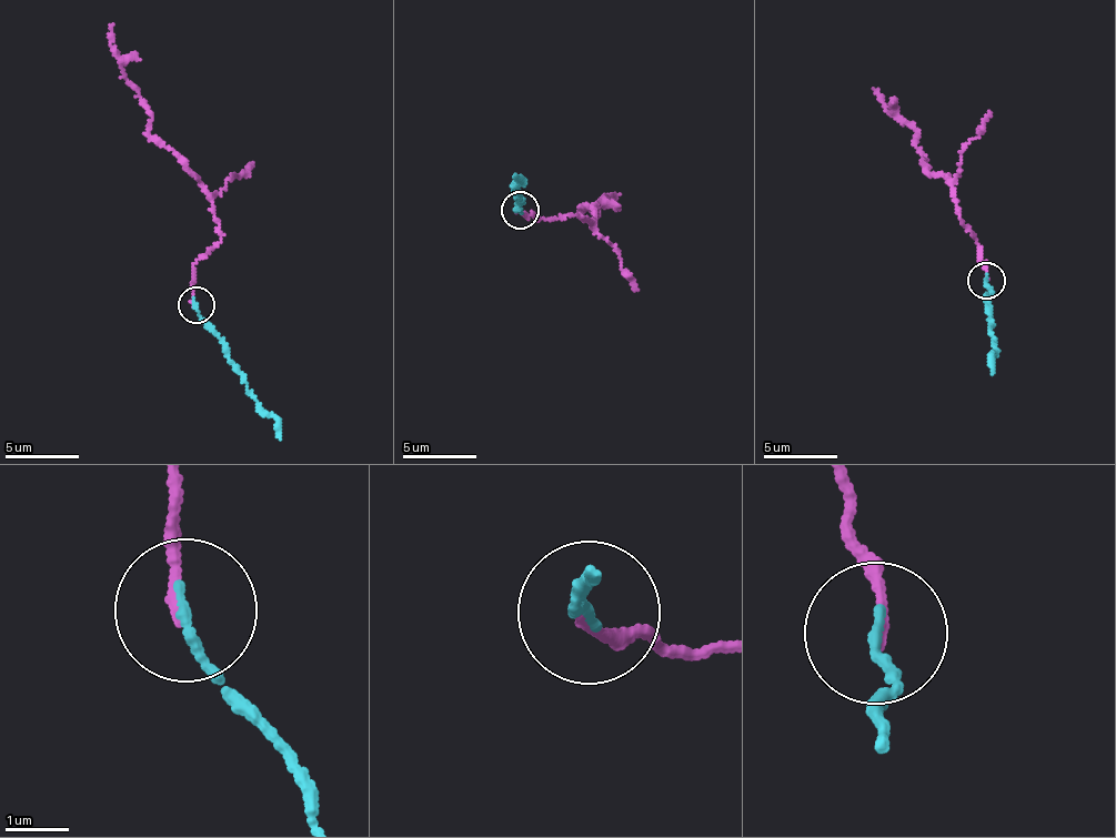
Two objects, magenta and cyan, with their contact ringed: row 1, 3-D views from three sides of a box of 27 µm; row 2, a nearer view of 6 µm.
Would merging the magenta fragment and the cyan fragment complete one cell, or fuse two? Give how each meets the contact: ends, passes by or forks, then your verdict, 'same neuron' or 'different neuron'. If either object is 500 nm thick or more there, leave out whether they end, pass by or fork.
magenta ends | cyan ends | different neuron

